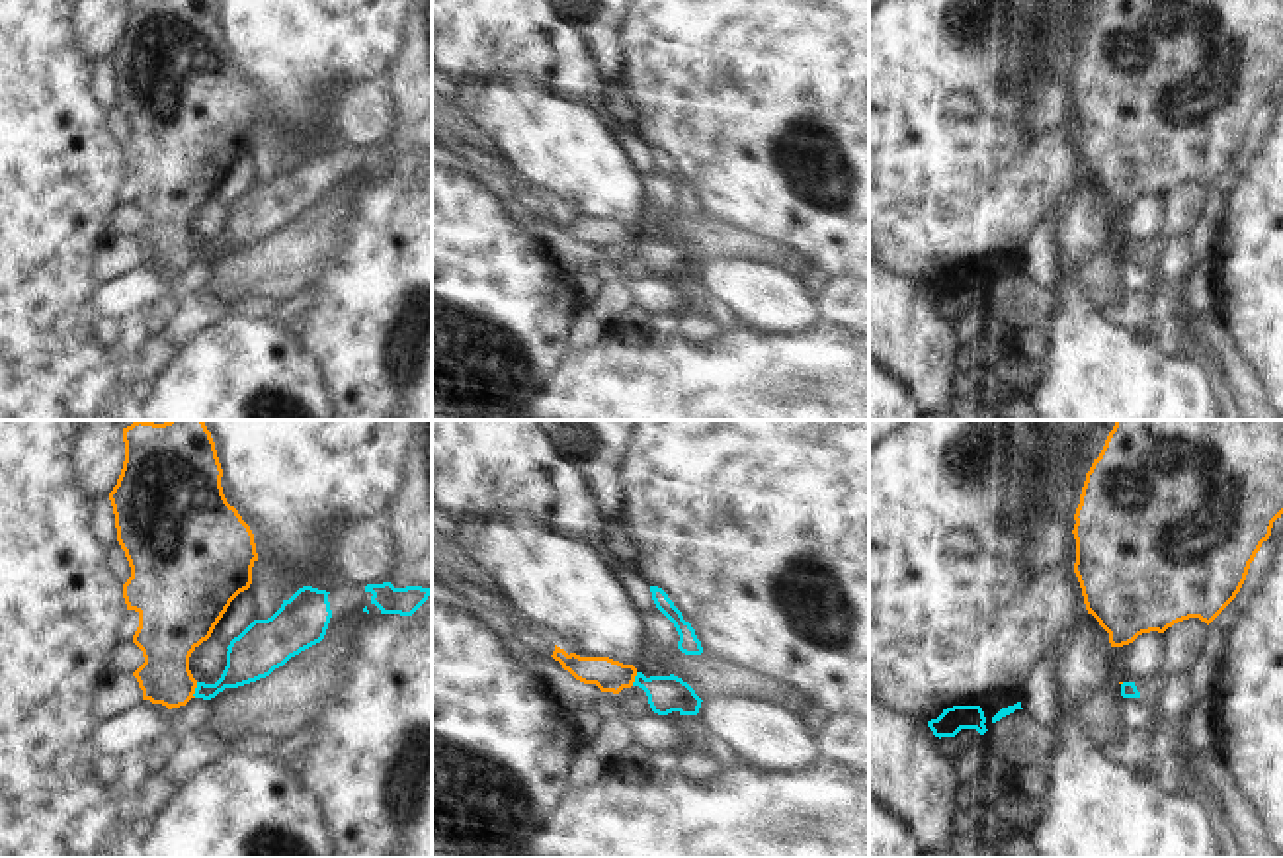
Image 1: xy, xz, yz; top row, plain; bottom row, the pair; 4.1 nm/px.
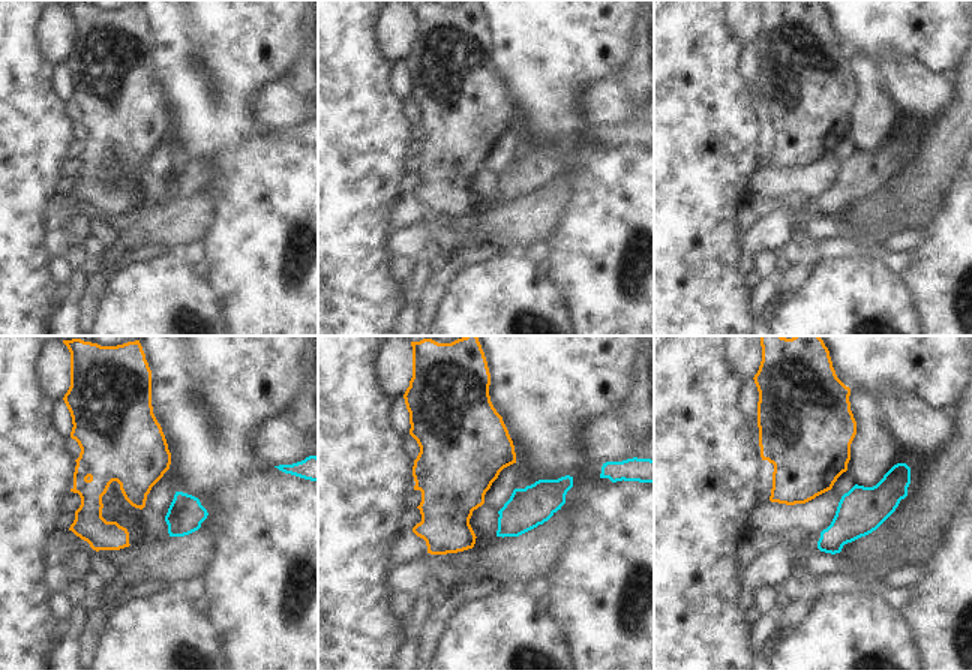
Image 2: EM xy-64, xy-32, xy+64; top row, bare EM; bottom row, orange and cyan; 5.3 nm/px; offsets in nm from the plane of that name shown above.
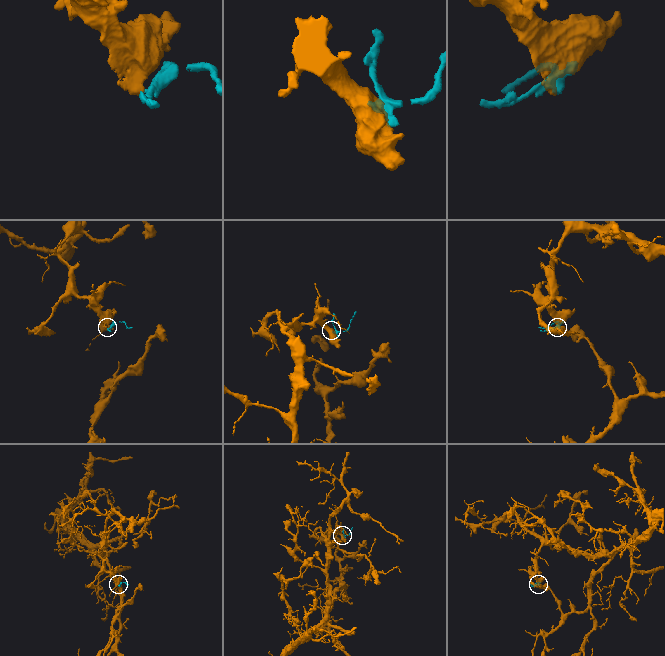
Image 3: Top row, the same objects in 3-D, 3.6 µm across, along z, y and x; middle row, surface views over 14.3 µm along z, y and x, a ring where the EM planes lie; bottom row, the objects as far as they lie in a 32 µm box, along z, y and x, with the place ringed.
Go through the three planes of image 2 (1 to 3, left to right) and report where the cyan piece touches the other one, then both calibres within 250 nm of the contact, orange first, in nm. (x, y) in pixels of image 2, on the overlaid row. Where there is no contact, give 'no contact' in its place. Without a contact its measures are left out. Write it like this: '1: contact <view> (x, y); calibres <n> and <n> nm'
1: no contact
2: no contact
3: no contact

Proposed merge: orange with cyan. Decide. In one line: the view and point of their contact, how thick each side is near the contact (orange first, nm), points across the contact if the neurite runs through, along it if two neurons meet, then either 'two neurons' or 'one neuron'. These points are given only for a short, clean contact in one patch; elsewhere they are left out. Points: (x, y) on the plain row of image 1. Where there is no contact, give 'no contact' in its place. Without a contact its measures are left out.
contact xy (194, 253); calibres 240 and 180 nm; border xy (198, 245), (194, 258); two neurons

